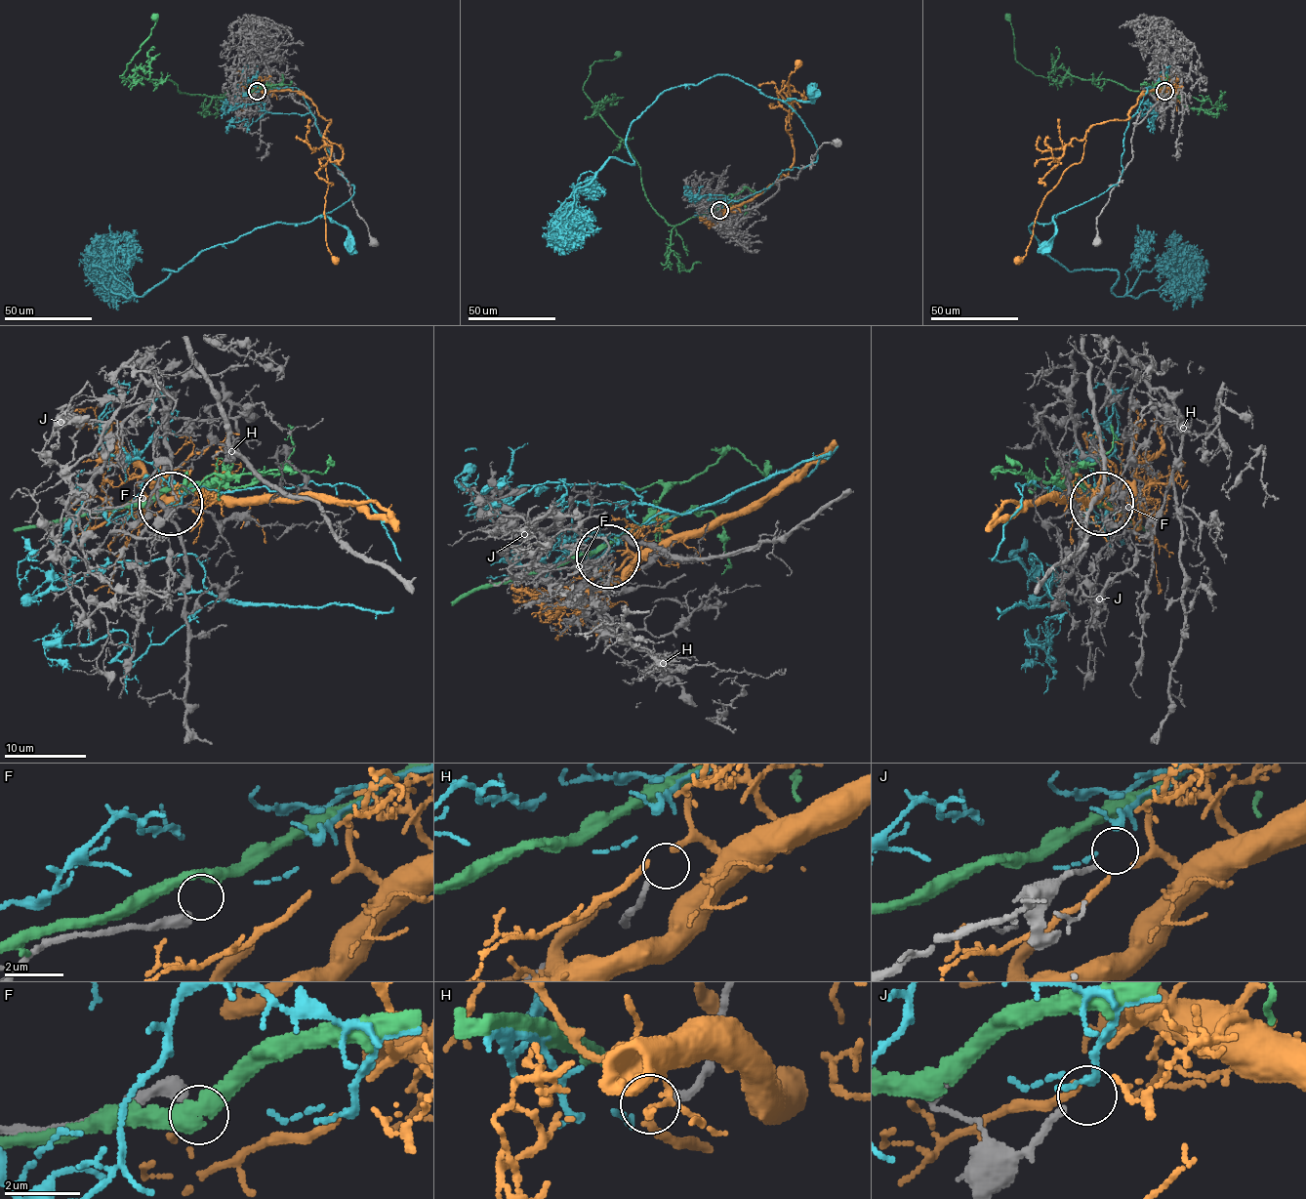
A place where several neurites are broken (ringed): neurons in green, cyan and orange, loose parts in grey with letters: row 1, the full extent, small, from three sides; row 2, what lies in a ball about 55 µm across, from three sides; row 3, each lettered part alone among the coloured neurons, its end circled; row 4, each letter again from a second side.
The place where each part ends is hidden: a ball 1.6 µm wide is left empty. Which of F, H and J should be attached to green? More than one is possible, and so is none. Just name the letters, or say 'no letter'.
no letter

